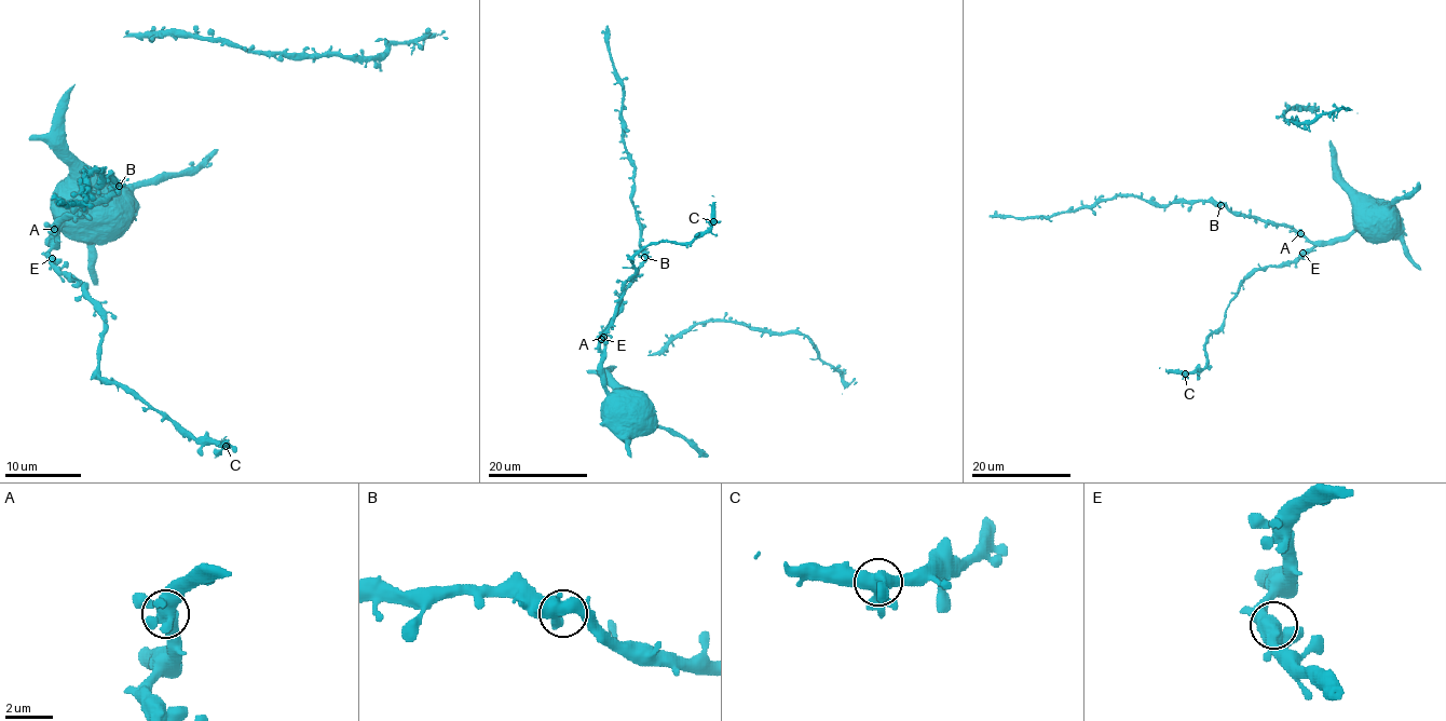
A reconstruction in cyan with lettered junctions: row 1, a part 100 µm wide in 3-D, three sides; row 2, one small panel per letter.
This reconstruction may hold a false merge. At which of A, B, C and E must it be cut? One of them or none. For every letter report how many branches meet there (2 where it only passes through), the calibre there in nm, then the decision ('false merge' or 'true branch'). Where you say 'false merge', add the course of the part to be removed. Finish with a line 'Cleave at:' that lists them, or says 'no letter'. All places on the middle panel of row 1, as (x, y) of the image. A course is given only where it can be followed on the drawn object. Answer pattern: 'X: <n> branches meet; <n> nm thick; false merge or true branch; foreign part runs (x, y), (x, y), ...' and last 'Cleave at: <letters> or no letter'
A: 4 branches meet; 440 nm thick; true branch
B: 4 branches meet; 550 nm thick; true branch
C: 4 branches meet; 480 nm thick; true branch
E: 4 branches meet; 480 nm thick; true branch
Cleave at: no letter

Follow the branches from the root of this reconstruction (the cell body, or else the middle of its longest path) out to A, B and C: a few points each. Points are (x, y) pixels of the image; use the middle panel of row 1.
A: (626, 408), (626, 400), (617, 392), (610, 393), (601, 381), (602, 336)
B: (626, 408), (626, 400), (617, 392), (610, 393), (601, 381), (600, 355), (604, 331), (644, 257)
C: (626, 408), (605, 389), (600, 338), (635, 273), (632, 257), (659, 241), (691, 242), (712, 221)

